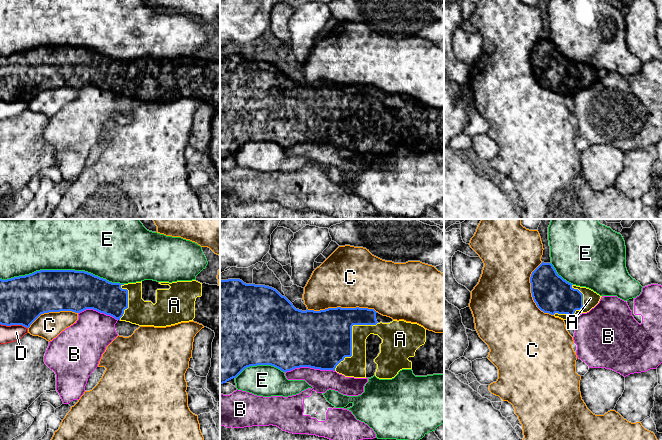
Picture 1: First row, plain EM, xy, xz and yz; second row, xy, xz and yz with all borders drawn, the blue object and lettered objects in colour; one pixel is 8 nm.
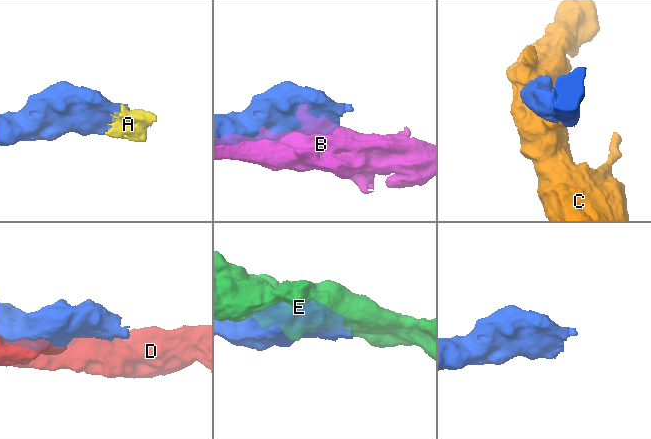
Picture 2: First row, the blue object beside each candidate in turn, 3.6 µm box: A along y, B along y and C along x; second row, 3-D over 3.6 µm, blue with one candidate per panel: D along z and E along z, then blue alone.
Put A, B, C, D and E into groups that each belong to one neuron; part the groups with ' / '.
A / B / C / D / E

